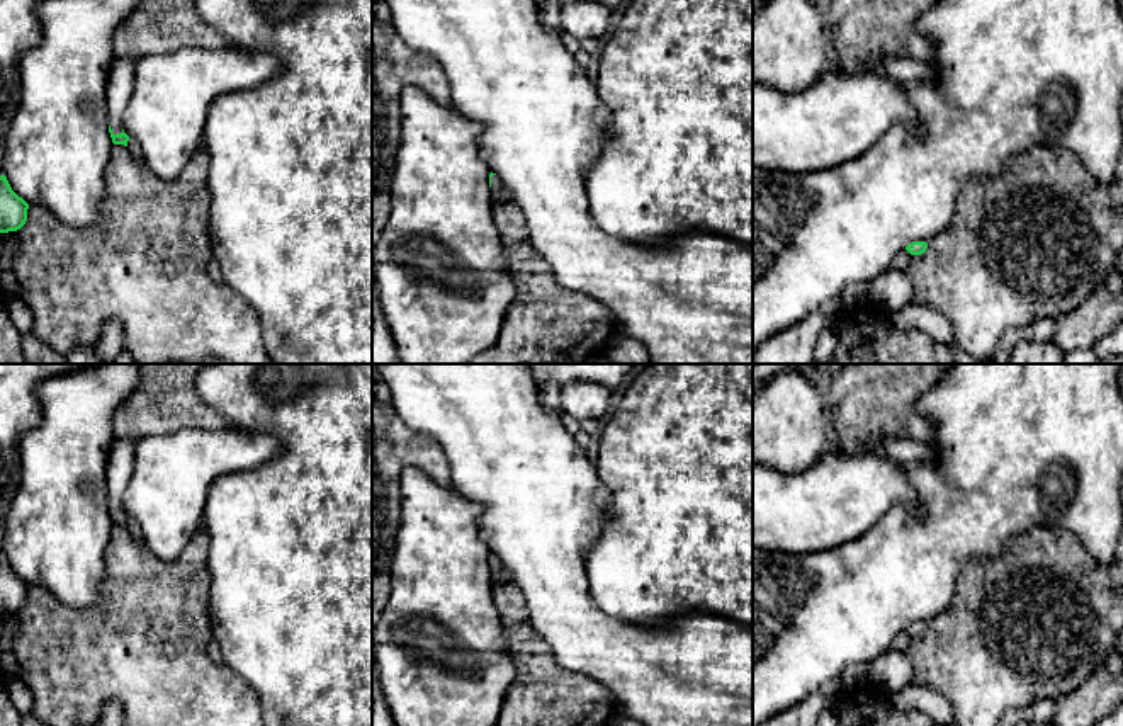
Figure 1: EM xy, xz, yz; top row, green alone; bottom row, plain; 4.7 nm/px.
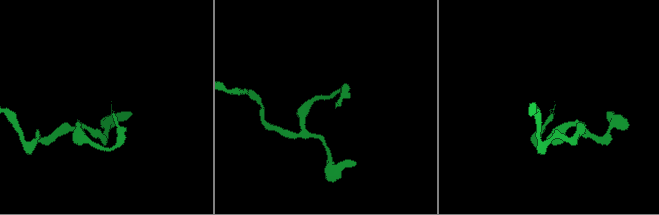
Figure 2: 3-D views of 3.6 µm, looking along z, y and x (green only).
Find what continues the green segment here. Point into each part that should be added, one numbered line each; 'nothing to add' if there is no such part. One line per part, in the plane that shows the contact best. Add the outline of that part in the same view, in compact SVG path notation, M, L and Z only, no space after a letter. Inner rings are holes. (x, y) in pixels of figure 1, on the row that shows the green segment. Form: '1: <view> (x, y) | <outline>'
1: xy (121, 77) | M116 60L112 63L105 83L105 100L109 109L109 126L114 134L122 133L122 114L133 95L134 78L136 78L134 60Z

